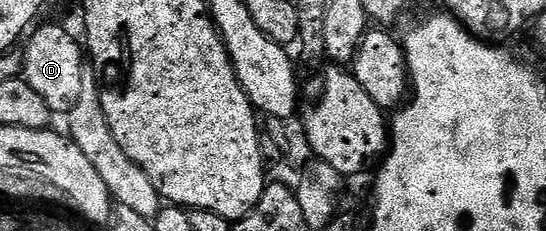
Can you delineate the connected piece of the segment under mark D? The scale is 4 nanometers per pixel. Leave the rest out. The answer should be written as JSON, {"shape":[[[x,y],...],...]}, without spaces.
{"shape":[[[43,25],[39,30],[37,29],[26,38],[26,41],[28,40],[27,50],[23,49],[21,53],[23,57],[22,78],[29,83],[29,87],[33,87],[33,91],[37,91],[37,95],[41,95],[41,99],[45,99],[45,103],[49,103],[52,114],[66,115],[73,107],[77,107],[77,99],[81,99],[81,79],[85,72],[85,66],[83,66],[83,57],[85,61],[84,46],[80,42],[78,45],[74,35],[59,25]]]}

